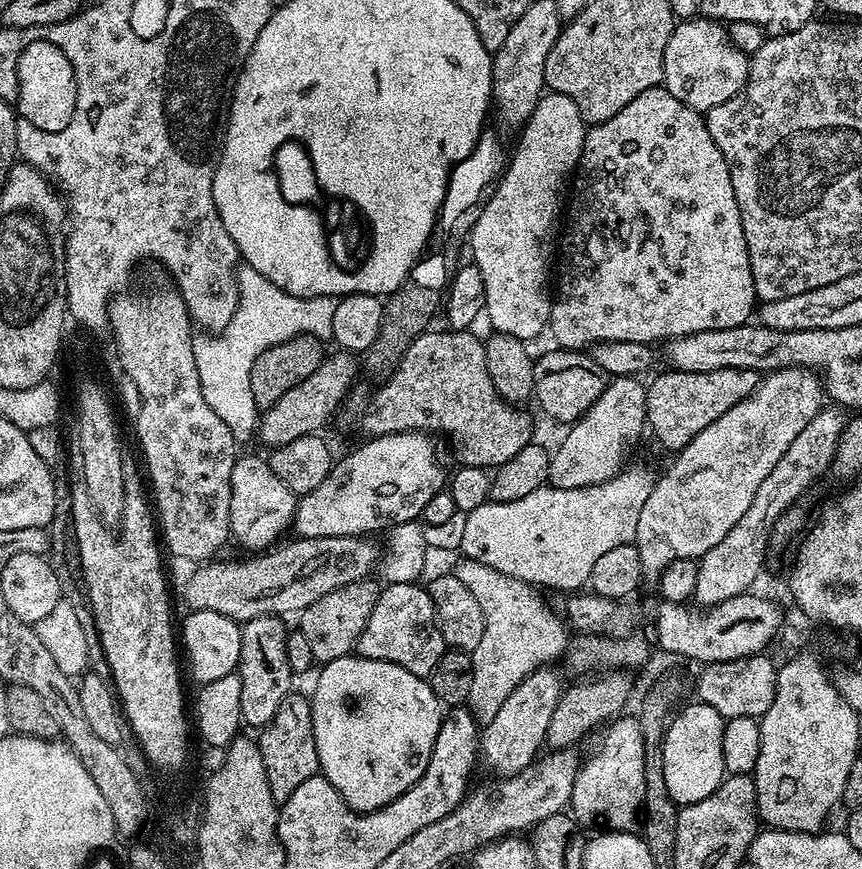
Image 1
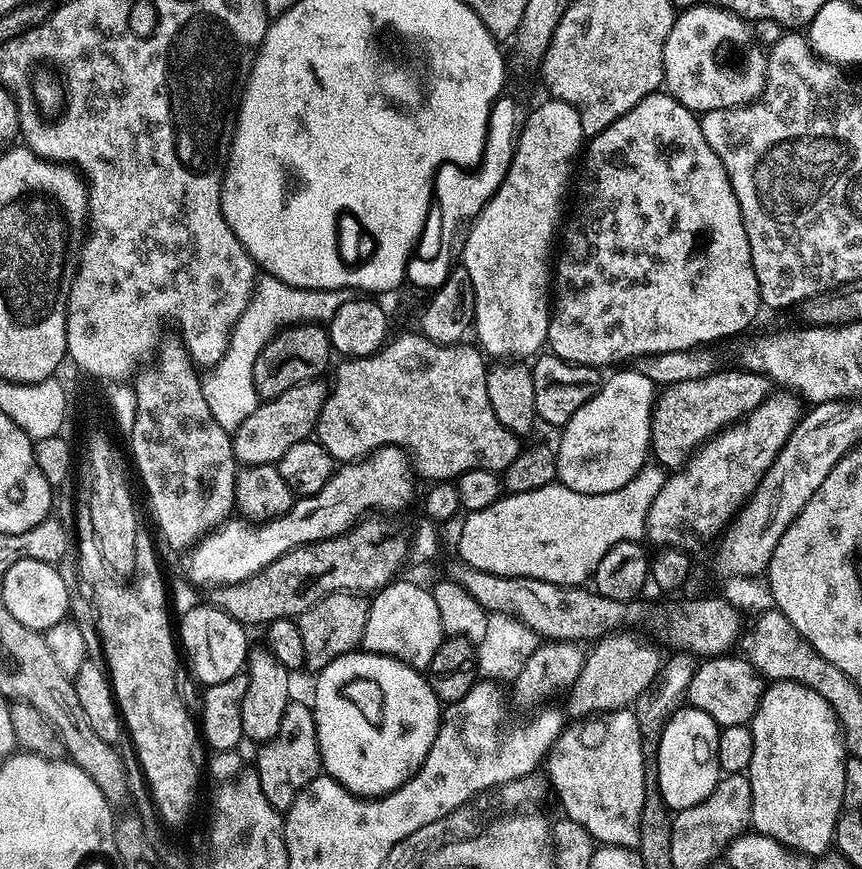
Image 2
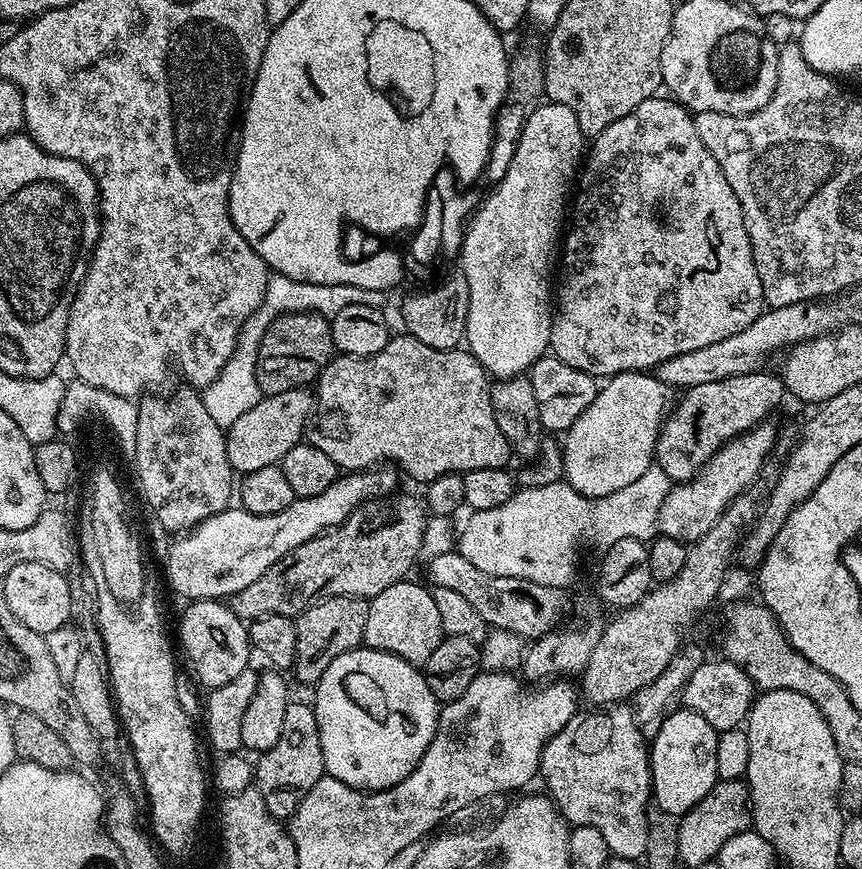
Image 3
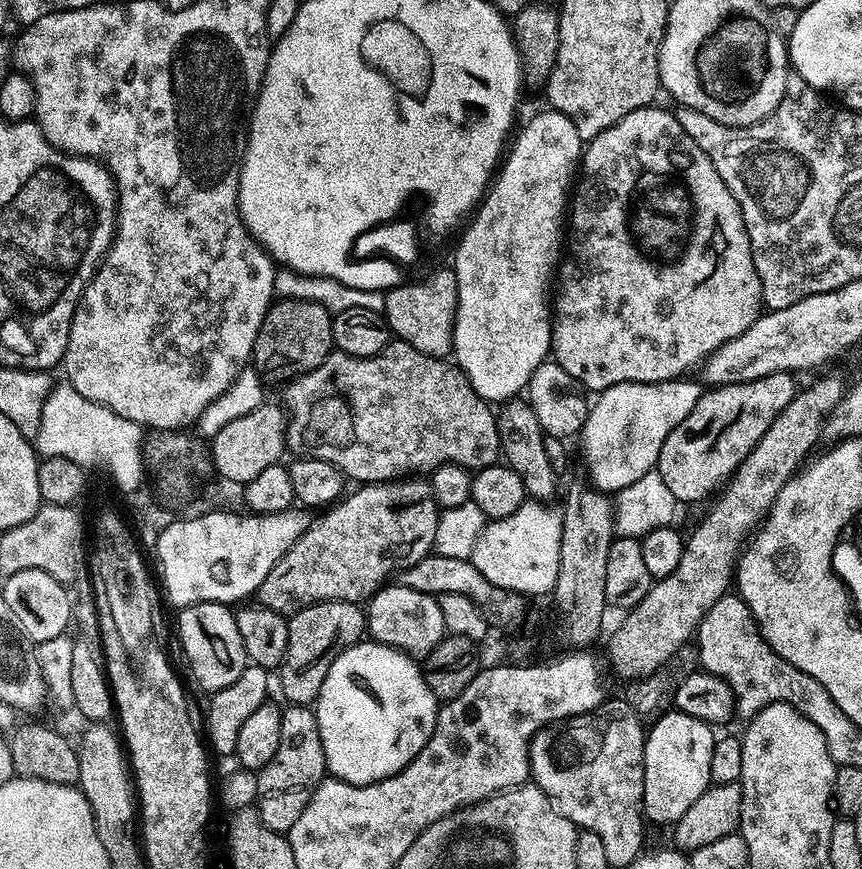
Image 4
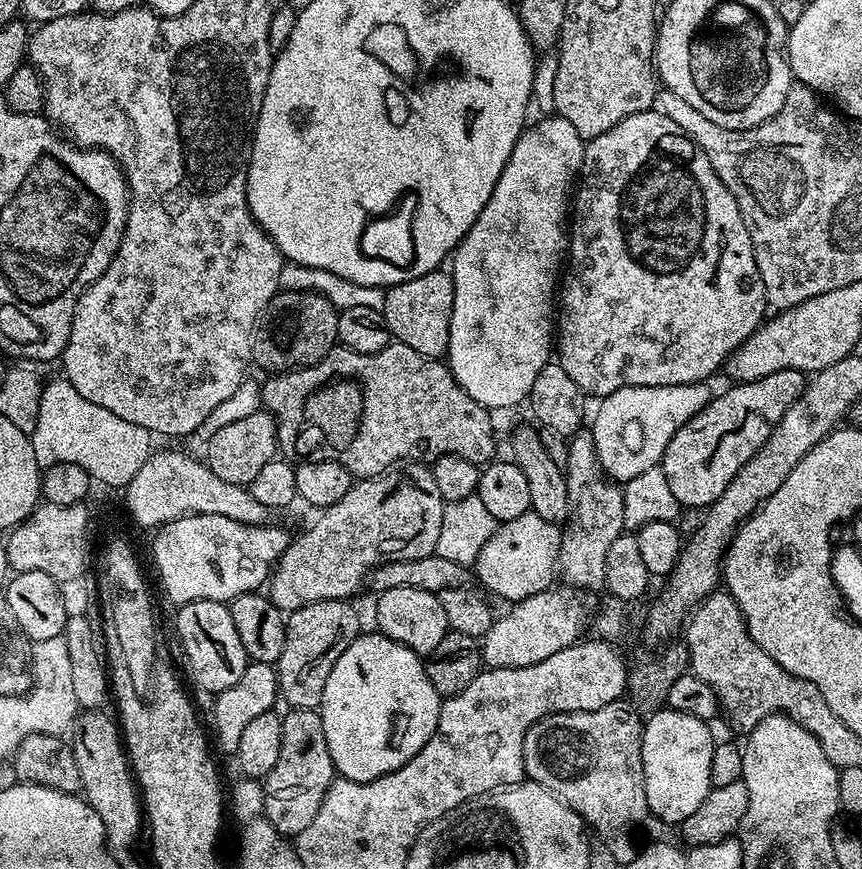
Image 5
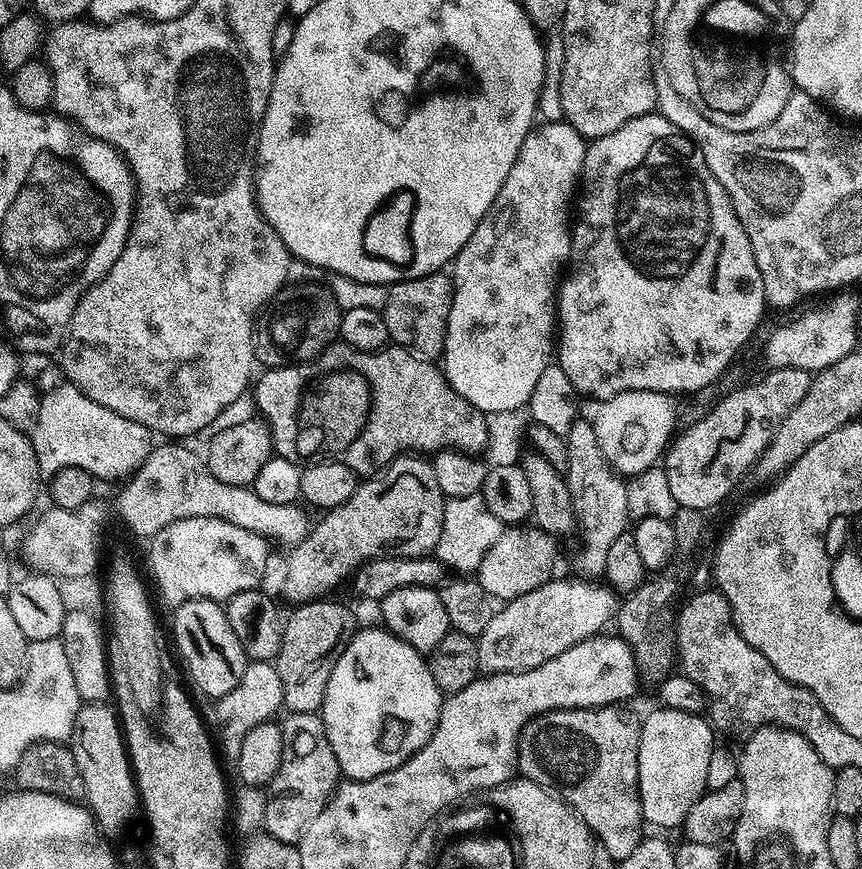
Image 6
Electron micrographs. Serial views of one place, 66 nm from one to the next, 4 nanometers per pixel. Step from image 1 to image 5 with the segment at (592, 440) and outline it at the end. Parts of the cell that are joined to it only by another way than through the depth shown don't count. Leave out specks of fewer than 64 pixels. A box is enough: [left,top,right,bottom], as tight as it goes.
[590,380,716,482]

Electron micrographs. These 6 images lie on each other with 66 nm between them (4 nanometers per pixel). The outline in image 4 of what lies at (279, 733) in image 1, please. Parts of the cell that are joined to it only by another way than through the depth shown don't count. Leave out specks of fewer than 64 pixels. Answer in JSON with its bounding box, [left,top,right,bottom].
[256,704,325,834]

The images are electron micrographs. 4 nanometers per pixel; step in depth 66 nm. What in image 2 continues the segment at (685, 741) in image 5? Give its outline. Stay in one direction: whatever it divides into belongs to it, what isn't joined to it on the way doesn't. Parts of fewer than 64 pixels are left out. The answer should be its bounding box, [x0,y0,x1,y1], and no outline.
[658,706,722,813]

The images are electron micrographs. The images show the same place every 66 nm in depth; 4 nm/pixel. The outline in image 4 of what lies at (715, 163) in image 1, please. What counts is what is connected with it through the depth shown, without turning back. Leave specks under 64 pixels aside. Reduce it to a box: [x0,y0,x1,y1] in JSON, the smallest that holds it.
[551,106,762,394]

